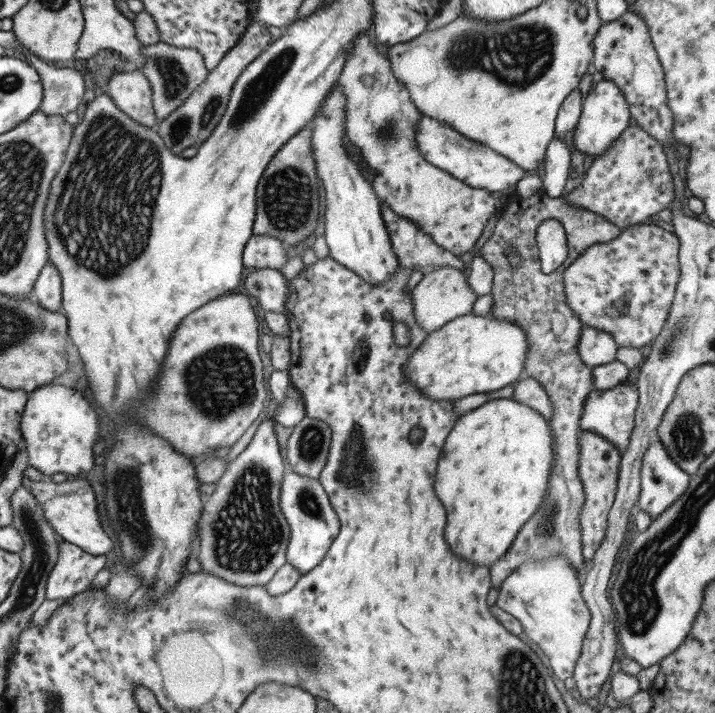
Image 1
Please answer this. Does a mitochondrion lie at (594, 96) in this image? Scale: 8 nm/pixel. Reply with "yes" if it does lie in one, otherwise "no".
no

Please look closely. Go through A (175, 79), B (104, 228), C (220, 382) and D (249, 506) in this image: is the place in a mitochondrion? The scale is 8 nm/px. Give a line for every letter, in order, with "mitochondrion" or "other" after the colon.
A: mitochondrion
B: mitochondrion
C: mitochondrion
D: mitochondrion

